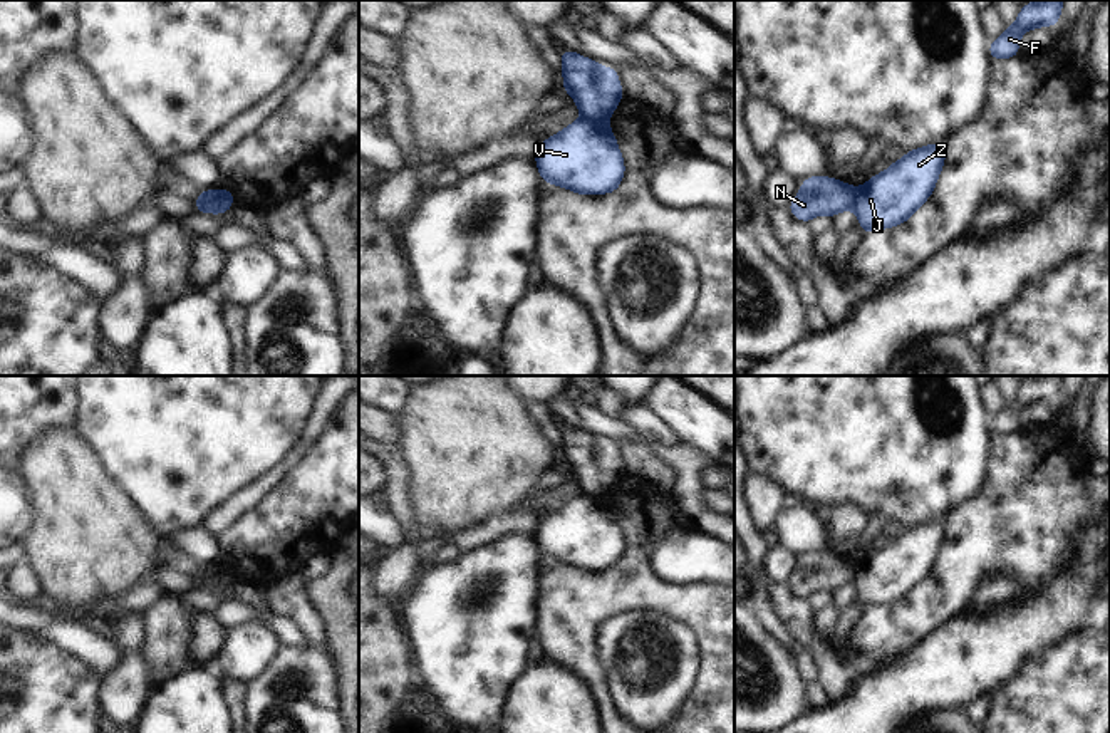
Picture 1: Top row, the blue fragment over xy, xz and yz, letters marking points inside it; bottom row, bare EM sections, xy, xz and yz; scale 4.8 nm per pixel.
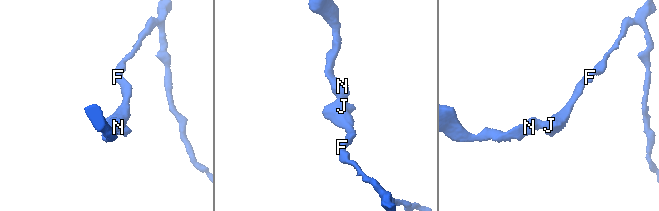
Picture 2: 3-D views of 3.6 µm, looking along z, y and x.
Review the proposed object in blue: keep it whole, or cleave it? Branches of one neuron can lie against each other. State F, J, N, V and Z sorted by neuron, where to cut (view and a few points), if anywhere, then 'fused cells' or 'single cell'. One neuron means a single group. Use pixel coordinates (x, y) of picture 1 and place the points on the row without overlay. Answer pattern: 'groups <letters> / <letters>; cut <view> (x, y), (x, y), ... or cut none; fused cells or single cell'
groups F J V Z / N; cut xz (582, 492), (607, 500); fused cells

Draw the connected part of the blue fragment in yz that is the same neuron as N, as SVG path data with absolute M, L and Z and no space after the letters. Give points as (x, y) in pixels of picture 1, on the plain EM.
M807 552L800 567L788 580L790 589L810 599L818 590L835 594L855 580L857 564L832 552Z

